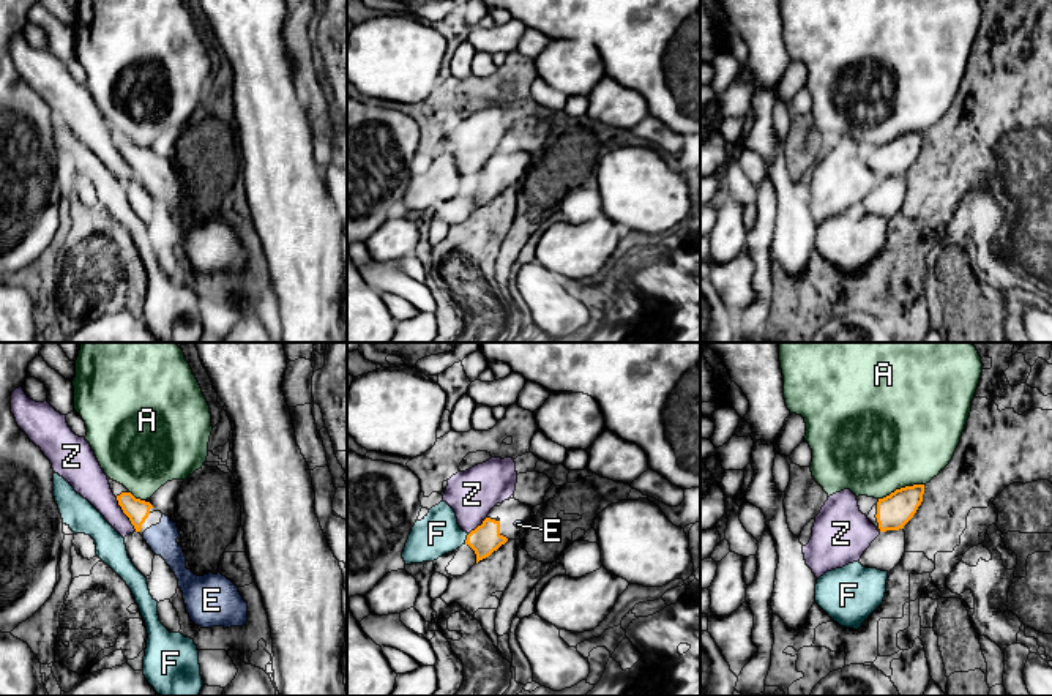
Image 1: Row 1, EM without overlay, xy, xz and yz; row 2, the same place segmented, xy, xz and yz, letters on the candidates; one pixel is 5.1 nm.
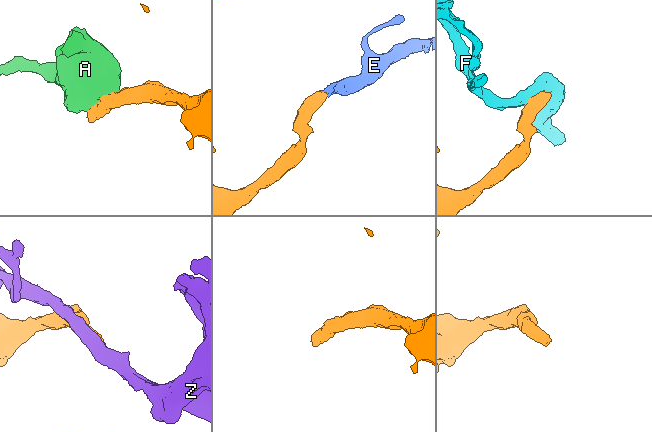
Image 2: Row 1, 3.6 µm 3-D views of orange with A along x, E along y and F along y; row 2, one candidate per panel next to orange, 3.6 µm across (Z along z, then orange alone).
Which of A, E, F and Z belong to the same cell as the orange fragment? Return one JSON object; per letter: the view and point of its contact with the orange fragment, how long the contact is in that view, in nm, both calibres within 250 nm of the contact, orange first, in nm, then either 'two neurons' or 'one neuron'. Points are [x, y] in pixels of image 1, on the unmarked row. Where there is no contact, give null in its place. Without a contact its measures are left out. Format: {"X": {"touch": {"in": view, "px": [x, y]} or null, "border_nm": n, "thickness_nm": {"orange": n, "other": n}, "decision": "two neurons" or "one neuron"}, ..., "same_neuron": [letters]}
{"A": {"touch": {"in": "yz", "px": [901, 134]}, "border_nm": 240, "thickness_nm": {"orange": 180, "other": 500}, "decision": "two neurons"}, "E": {"touch": {"in": "xz", "px": [497, 168]}, "border_nm": 30, "thickness_nm": {"orange": 150, "other": 20}, "decision": "one neuron"}, "F": {"touch": {"in": "xz", "px": [467, 185]}, "border_nm": 50, "thickness_nm": {"orange": 150, "other": 220}, "decision": "two neurons"}, "Z": {"touch": {"in": "xy", "px": [125, 160]}, "border_nm": 200, "thickness_nm": {"orange": 120, "other": 170}, "decision": "two neurons"}, "same_neuron": ["E"]}

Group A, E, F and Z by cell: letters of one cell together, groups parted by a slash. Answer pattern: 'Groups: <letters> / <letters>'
Groups: A / E / F / Z

